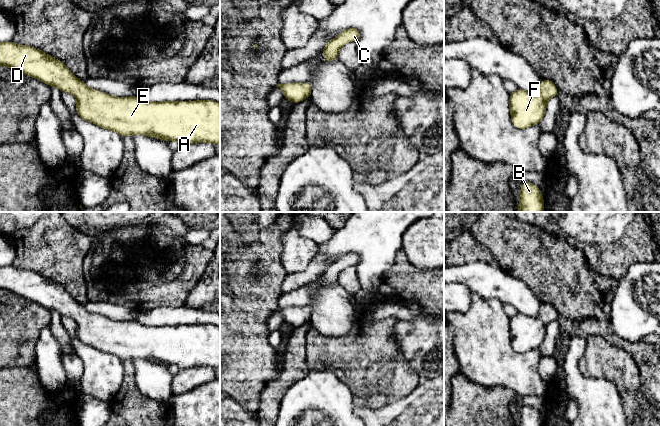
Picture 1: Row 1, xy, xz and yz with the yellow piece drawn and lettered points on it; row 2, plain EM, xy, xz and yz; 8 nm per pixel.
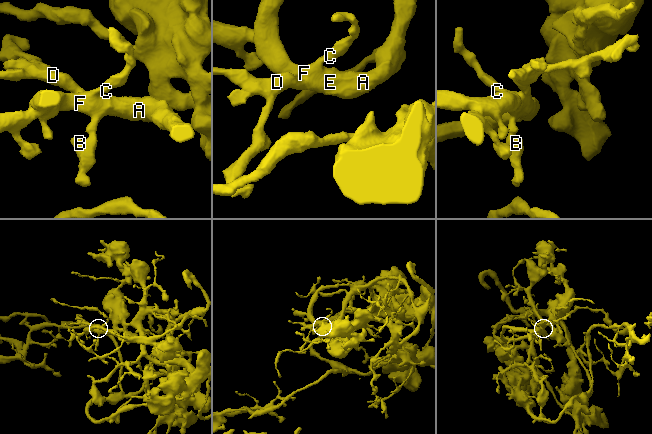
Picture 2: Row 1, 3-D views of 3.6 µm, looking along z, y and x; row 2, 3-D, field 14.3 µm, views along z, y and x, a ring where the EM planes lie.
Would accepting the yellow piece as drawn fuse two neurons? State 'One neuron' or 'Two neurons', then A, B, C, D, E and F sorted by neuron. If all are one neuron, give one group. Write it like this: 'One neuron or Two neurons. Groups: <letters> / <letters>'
One neuron. Groups: A B C D E F

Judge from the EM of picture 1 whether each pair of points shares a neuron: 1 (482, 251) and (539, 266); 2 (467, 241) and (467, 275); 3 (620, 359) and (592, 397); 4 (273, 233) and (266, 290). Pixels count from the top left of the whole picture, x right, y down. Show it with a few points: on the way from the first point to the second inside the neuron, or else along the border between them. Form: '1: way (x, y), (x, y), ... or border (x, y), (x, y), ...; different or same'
1: border (473, 237), (488, 249), (499, 266); different
2: border (491, 262), (471, 261), (454, 266); different
3: border (582, 375), (609, 380), (620, 396); different
4: way (268, 247), (268, 276); same

